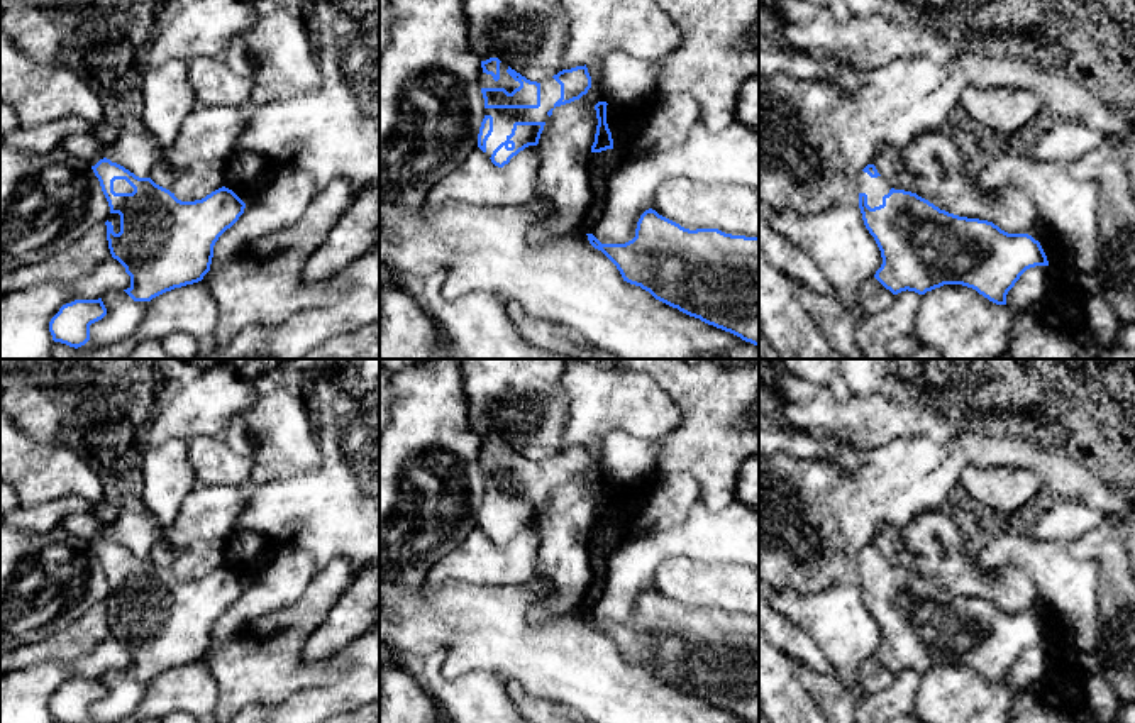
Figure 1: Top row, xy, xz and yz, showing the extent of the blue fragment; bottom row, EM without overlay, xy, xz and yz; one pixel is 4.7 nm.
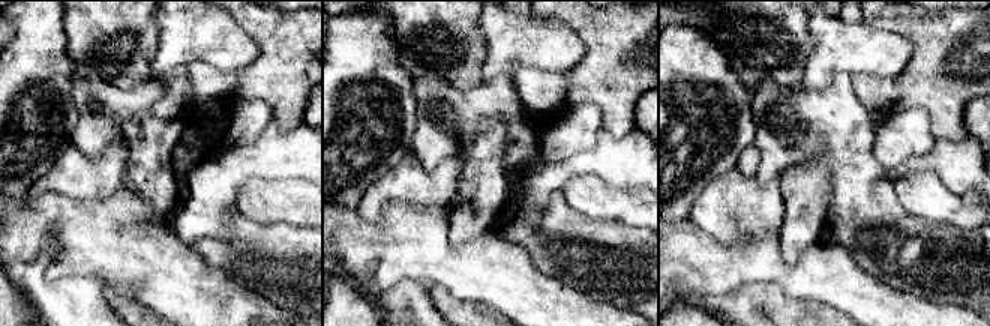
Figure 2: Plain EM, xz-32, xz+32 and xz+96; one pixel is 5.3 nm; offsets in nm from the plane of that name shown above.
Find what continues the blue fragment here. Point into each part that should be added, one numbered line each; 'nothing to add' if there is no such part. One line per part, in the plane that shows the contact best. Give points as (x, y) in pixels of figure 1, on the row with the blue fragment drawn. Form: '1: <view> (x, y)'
1: xz (503, 119)

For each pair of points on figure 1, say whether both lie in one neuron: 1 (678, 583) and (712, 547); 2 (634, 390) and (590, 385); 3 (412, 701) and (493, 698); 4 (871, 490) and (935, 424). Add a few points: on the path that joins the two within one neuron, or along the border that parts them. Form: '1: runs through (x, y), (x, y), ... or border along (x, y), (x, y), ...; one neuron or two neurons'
1: border along (736, 566), (673, 557), (658, 571); two neurons
2: runs through (624, 390), (600, 390); one neuron
3: border along (419, 684), (436, 705); two neurons
4: border along (924, 434), (913, 439), (891, 439), (885, 444); two neurons

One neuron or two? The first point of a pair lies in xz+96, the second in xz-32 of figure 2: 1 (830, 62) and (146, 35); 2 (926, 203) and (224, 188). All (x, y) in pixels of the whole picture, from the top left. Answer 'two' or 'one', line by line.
1: two
2: two

